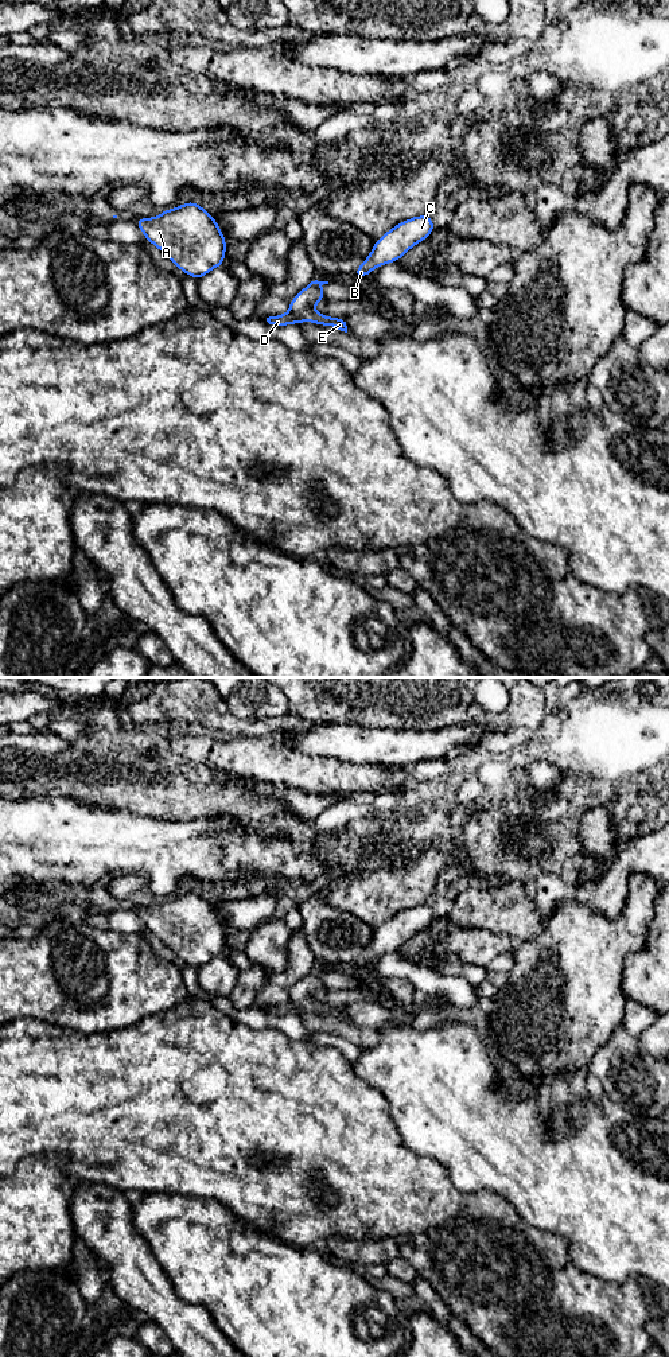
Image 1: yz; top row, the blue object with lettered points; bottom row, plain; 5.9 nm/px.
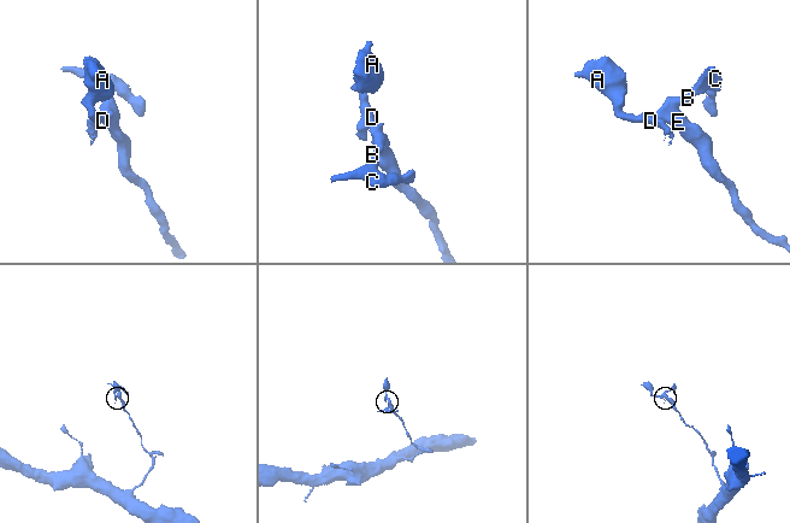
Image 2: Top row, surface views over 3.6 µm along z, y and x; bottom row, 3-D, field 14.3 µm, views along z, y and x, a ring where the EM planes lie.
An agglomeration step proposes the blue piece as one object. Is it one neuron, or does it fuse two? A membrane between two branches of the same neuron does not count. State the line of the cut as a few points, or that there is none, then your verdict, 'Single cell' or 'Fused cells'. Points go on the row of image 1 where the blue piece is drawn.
Split along yz (288, 311), (299, 322). Fused cells

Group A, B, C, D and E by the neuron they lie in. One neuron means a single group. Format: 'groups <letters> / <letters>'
groups A D / B C E

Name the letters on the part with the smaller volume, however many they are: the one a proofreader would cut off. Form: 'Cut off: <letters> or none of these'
Cut off: A, D

